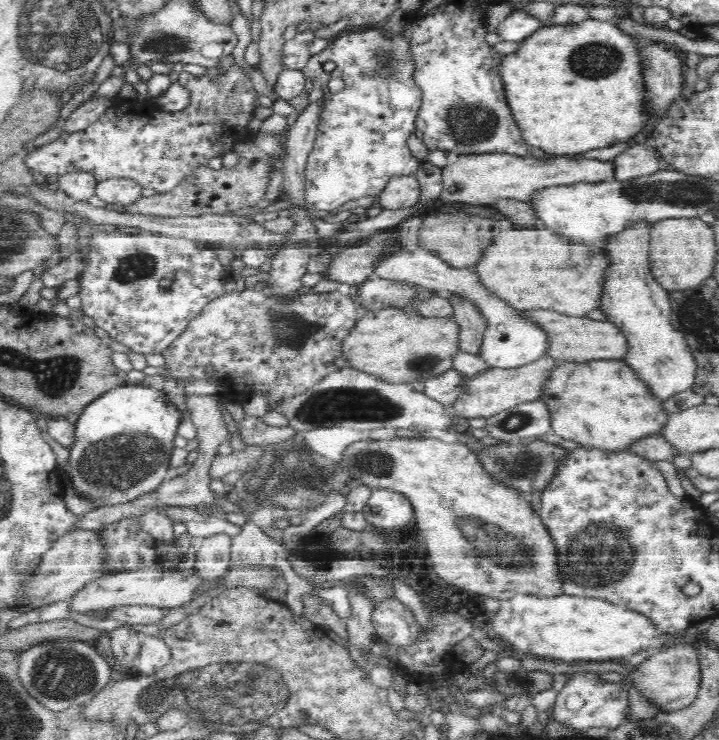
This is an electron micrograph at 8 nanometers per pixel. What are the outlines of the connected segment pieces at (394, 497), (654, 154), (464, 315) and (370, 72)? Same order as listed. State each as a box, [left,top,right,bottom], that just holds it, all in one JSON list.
[[362,488,414,529],[615,141,666,179],[450,297,485,357],[303,29,421,212]]

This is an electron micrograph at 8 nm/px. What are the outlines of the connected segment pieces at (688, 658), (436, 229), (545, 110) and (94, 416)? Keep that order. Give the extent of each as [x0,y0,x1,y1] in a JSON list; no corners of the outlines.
[[625,643,701,712],[419,213,504,267],[501,17,650,154],[68,381,184,507]]

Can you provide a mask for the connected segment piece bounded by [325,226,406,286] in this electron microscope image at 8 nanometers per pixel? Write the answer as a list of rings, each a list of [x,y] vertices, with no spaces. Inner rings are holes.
[[[397,226],[369,234],[358,244],[339,250],[339,256],[330,266],[325,278],[346,283],[362,284],[382,264],[388,254],[404,250]]]

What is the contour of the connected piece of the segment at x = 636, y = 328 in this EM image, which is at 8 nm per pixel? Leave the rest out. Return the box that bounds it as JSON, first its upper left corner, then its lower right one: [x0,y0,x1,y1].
[600,226,695,398]

